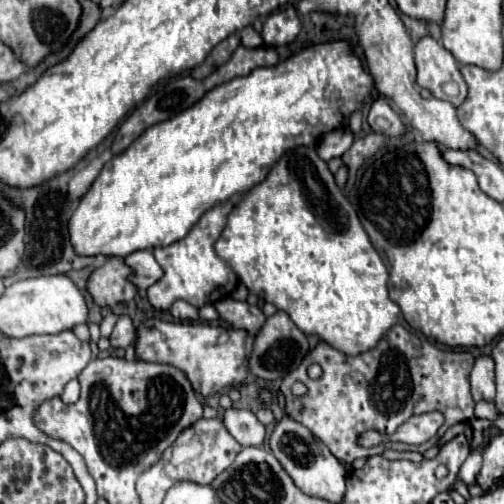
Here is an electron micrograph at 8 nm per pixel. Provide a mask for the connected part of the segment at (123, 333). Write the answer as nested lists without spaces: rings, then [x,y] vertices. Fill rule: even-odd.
[[[122,315],[110,335],[110,343],[114,349],[126,349],[136,337],[136,329],[132,325],[132,319],[128,315]]]

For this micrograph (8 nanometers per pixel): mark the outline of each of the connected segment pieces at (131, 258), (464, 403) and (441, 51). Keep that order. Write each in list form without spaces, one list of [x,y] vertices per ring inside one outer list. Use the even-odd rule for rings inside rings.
[[[148,249],[130,253],[124,261],[136,271],[132,275],[132,283],[136,283],[140,289],[148,289],[150,285],[154,285],[164,275],[162,267],[156,263],[152,251],[148,251]]]
[[[394,325],[388,333],[378,341],[378,345],[370,351],[364,351],[356,357],[346,355],[328,343],[320,341],[316,349],[308,353],[308,359],[300,363],[292,375],[282,379],[280,391],[286,395],[286,415],[302,425],[306,425],[330,451],[338,461],[352,463],[354,459],[368,459],[372,455],[380,455],[386,447],[402,449],[402,451],[420,451],[430,449],[444,433],[456,423],[474,419],[474,399],[470,395],[468,375],[474,367],[474,355],[468,351],[444,351],[434,347],[428,341],[420,341],[412,331],[404,325]],[[318,363],[322,367],[320,379],[310,379],[306,375],[306,365]],[[302,381],[308,391],[302,397],[290,393],[290,383]],[[430,411],[444,413],[446,421],[438,429],[436,437],[422,445],[406,445],[406,443],[388,443],[372,449],[360,447],[354,439],[356,435],[376,429],[392,435],[404,421],[412,415],[422,415]]]
[[[426,35],[426,37],[420,37],[414,45],[414,61],[416,61],[416,85],[422,87],[422,89],[428,89],[436,99],[442,99],[442,101],[450,101],[454,107],[458,107],[464,99],[466,99],[466,83],[460,75],[460,69],[458,69],[458,63],[456,59],[452,57],[452,53],[448,49],[444,49],[442,43],[438,43],[434,37]],[[444,85],[450,87],[450,91],[446,93],[444,91]]]

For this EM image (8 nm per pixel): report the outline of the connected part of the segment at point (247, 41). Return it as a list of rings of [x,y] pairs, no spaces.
[[[248,25],[248,27],[244,27],[244,29],[240,31],[240,39],[242,39],[242,45],[244,45],[244,47],[260,47],[260,45],[264,45],[260,33],[256,33],[256,31],[252,29],[252,25]]]

